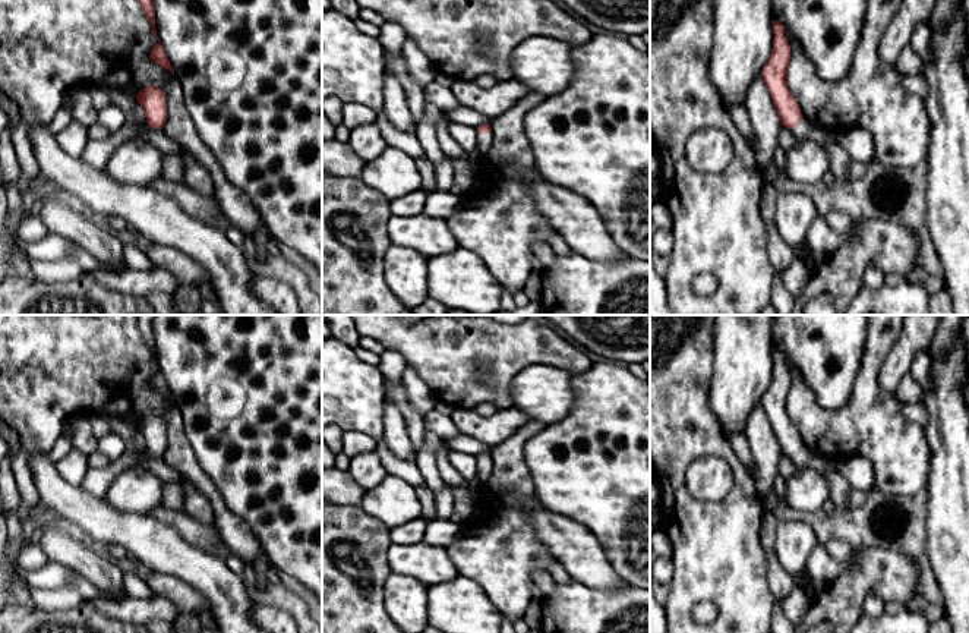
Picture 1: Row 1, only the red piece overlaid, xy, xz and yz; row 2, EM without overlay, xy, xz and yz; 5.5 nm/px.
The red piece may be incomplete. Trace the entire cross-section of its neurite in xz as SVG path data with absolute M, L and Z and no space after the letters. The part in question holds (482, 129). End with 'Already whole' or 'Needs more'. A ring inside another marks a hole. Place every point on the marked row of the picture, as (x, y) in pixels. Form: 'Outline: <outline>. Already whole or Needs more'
Outline: M445 113L435 122L438 145L445 157L449 160L465 160L473 171L480 174L487 163L489 151L493 142L493 133L490 125L482 125L477 127L479 139L473 149L464 149L448 132L448 117Z. Needs more

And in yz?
Outline: M773 21L773 51L766 63L761 76L770 91L773 104L779 113L782 126L787 127L796 142L812 141L823 145L828 155L828 167L836 180L849 179L848 152L840 147L836 130L820 129L804 119L796 98L787 88L787 66L790 62L790 45L785 37L785 28L779 21Z. Needs more

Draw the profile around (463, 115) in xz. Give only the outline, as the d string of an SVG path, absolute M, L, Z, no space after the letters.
M463 106L446 113L446 117L449 122L457 122L460 125L468 125L476 129L482 125L490 125L489 117L468 107L463 107Z

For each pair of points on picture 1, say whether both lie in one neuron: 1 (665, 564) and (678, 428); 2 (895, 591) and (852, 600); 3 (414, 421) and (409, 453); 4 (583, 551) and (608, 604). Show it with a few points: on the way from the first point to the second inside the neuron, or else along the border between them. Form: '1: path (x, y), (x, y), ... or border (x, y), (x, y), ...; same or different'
1: border (671, 559), (672, 579), (669, 583); different
2: path (884, 588), (862, 589); same
3: border (398, 411), (416, 452); different
4: border (573, 578), (603, 591), (618, 591), (625, 583); different

